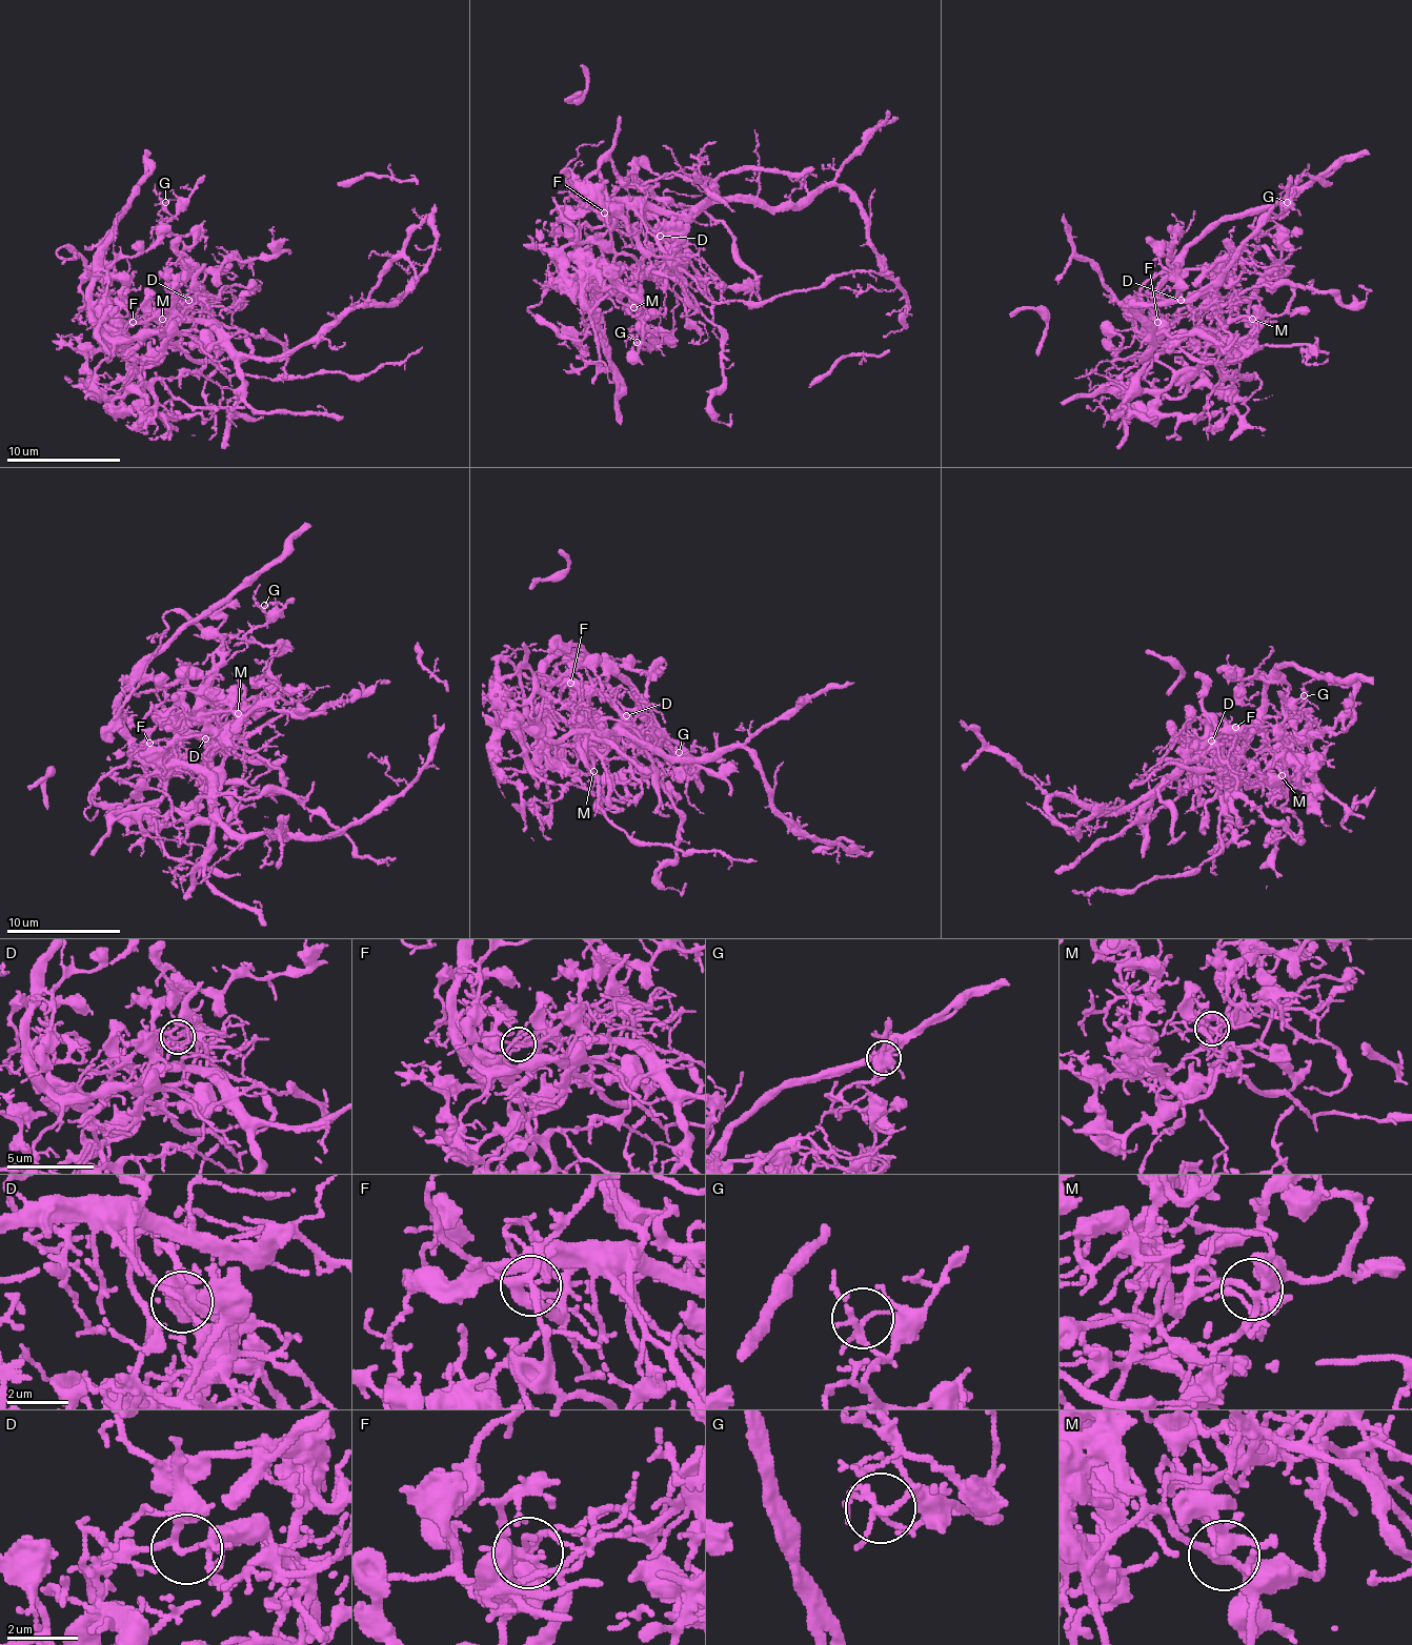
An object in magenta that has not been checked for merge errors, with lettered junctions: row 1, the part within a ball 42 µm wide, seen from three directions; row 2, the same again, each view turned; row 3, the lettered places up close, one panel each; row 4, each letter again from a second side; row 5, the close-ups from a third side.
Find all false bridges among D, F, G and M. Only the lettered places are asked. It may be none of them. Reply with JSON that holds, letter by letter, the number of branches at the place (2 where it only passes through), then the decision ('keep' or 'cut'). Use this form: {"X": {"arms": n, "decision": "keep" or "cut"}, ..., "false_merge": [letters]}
{"D": {"arms": 3, "decision": "cut"}, "F": {"arms": 4, "decision": "cut"}, "G": {"arms": 3, "decision": "keep"}, "M": {"arms": 4, "decision": "keep"}, "false_merge": ["D", "F"]}

